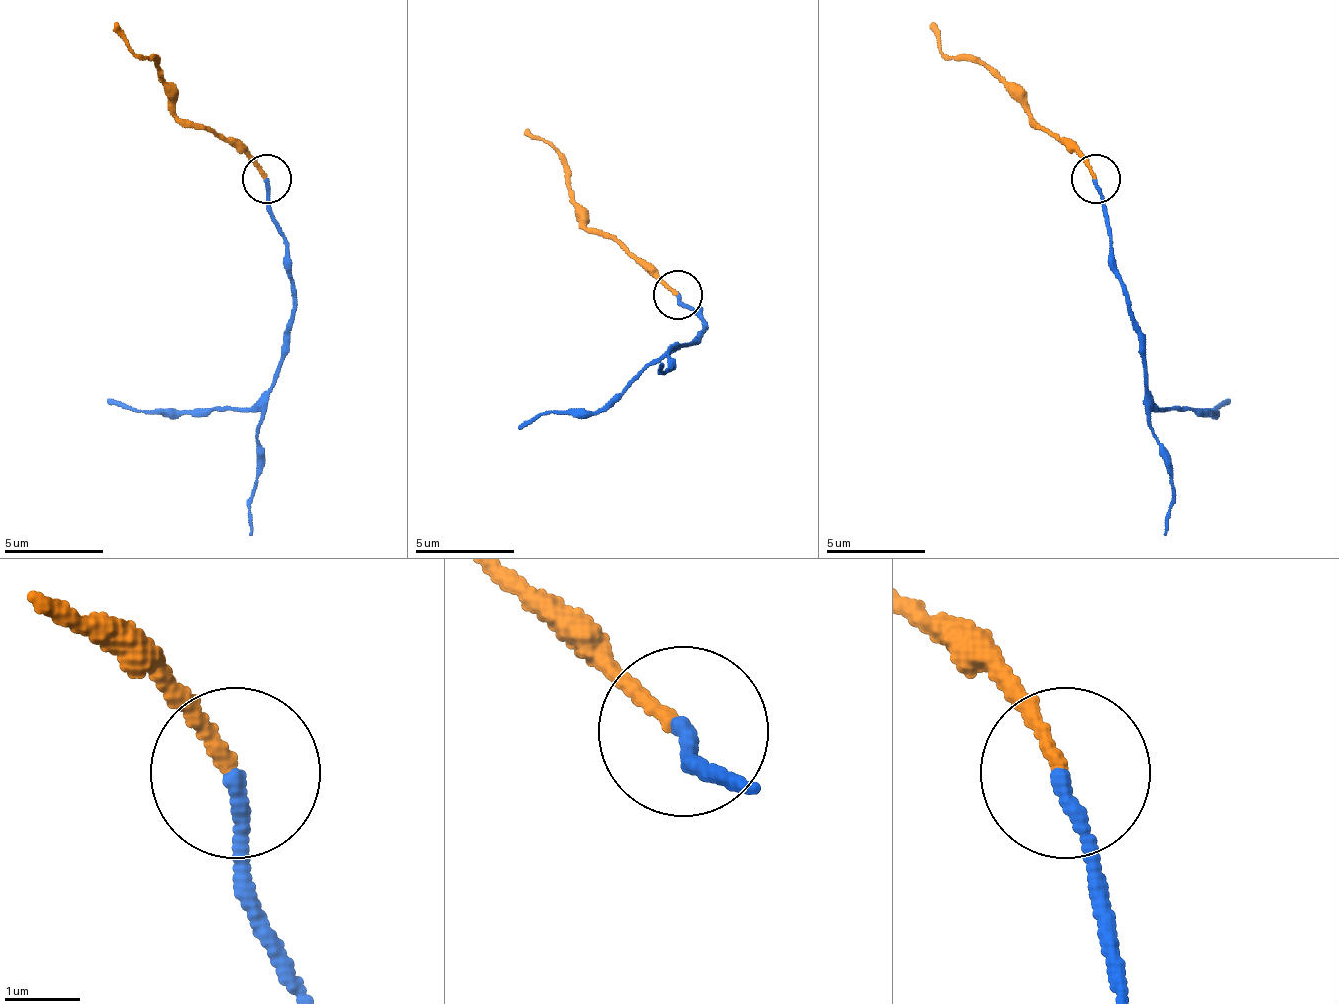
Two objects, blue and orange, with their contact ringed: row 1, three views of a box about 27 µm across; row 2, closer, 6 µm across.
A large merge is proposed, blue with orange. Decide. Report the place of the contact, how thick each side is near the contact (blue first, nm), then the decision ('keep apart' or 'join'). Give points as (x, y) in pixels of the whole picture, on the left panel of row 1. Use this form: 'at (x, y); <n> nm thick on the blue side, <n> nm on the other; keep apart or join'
at (266, 178); 220 nm thick on the blue side, 190 nm on the other; join

